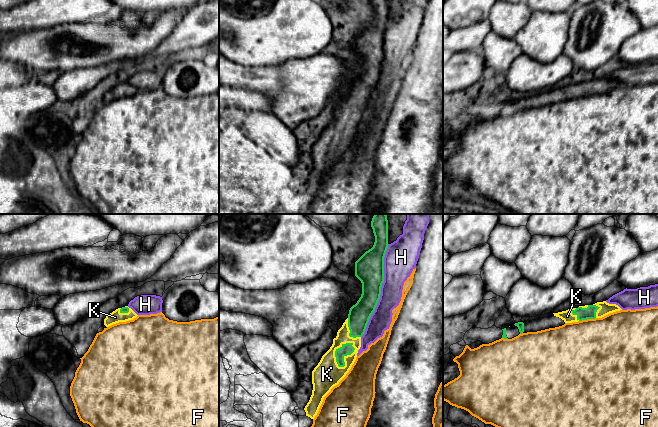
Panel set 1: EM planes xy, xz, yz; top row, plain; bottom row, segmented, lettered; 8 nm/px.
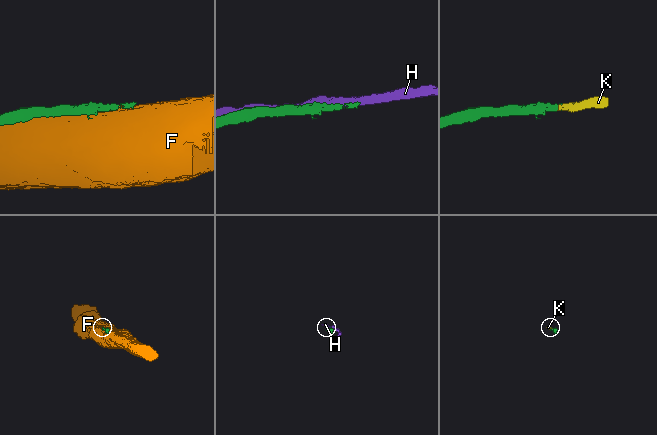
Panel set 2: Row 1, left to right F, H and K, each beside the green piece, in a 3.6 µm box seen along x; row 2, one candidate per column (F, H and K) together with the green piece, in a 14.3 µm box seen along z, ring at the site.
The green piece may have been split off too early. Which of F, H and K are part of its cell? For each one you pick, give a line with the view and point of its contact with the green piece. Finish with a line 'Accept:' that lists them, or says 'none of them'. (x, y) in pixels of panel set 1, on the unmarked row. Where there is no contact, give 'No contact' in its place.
K: Touches green at xz (346, 131)
Accept: K

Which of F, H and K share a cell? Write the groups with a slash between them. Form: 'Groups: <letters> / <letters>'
Groups: F / H / K

